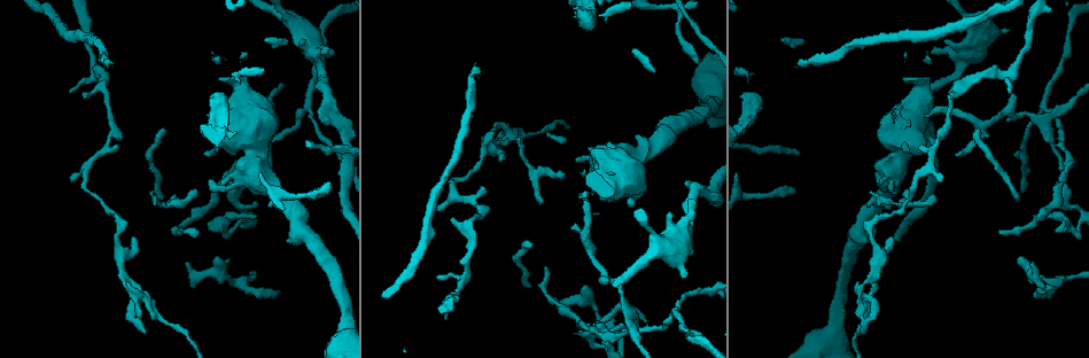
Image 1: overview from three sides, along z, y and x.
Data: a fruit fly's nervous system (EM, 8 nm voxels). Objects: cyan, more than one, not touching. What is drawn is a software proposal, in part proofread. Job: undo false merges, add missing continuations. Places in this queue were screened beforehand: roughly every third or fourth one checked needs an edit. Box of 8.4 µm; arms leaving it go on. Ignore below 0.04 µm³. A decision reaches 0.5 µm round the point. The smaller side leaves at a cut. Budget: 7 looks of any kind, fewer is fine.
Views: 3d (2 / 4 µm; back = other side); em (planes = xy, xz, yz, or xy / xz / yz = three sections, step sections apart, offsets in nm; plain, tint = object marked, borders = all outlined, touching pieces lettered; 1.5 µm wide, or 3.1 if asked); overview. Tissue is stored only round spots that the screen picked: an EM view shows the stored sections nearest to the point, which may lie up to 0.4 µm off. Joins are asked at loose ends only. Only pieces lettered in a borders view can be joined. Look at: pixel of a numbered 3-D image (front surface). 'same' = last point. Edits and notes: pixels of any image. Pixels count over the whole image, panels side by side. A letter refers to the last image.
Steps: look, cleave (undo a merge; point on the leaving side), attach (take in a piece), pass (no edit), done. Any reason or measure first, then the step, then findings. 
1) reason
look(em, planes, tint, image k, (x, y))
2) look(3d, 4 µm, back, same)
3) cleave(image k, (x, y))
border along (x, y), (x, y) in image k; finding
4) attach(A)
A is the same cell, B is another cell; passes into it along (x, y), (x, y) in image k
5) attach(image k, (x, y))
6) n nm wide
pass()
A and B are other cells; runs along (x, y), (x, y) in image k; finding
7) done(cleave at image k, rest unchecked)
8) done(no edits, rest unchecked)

thin end
look(3d, 4 µm, image 1, (145, 333))

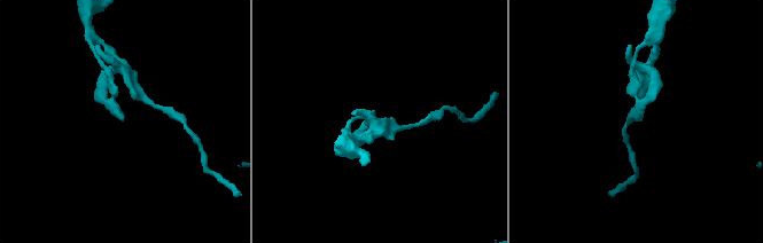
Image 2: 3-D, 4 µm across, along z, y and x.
look(em, xy, step 8, borders, image 2, (379, 118))

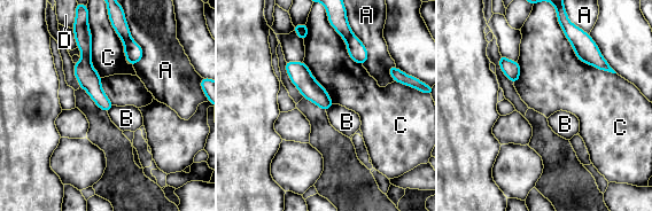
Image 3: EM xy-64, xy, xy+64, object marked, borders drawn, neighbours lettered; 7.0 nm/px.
look(em, xz, step 8, borders, same)

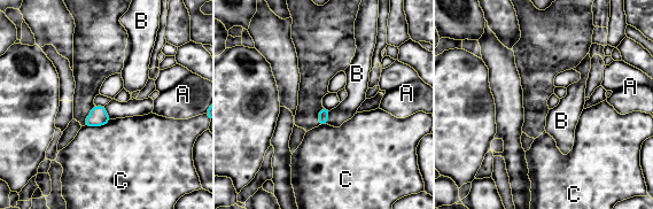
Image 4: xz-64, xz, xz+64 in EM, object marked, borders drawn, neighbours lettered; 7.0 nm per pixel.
pass()
A, B and C are other cells; border along (331, 110), (326, 123) in image 4; none of them fits

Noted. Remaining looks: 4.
look(em, yz, step 8, tint, image 1, (920, 148))

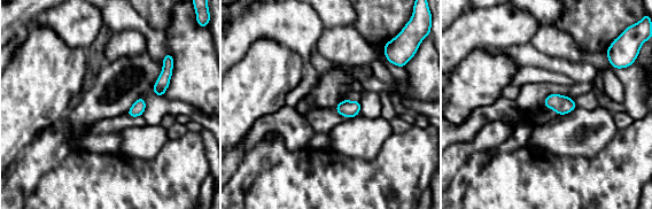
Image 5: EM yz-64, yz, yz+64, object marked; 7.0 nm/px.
look(em, planes, borders, same)

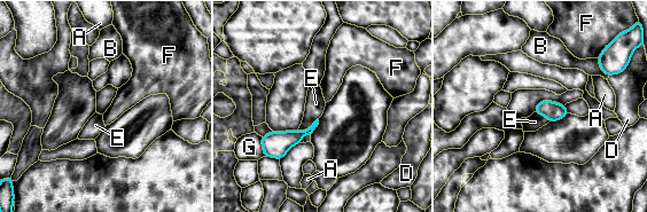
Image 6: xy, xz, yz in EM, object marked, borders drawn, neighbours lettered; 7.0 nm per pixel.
pass()
A, B, D, E, F and G are other cells; border along (318, 118), (305, 130), (297, 131) in image 6; none of them fits

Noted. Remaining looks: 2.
an open end
look(em, yz, step 4, tint, image 1, (1009, 29))

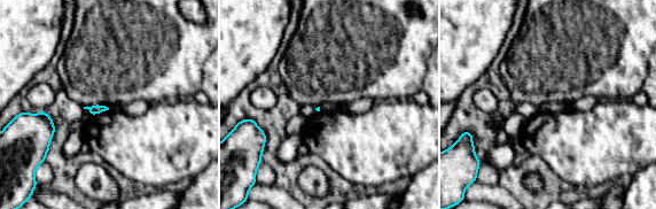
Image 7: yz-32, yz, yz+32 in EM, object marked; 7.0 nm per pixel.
cut it another way
look(em, planes, borders, same)

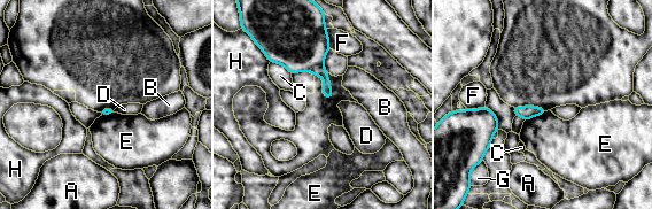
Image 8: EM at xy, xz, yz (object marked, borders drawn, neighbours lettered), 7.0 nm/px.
pass()
A, B, C, D, E, F, G and H are other cells; border along (548, 110), (525, 121) in image 8; none of them fits

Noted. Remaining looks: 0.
done(no edits, rest unchecked)

